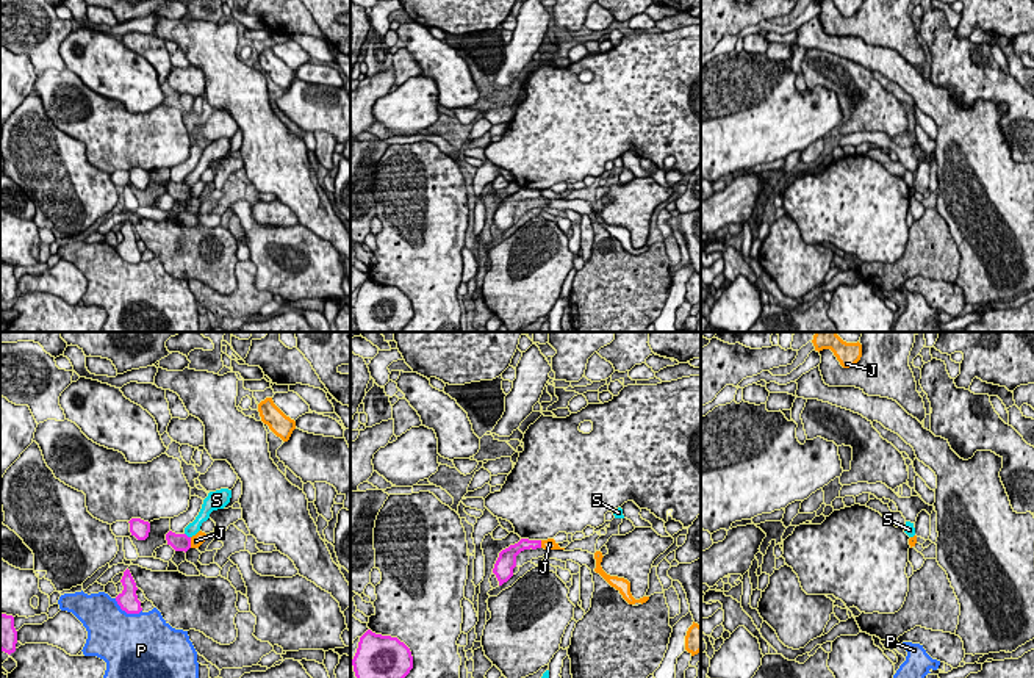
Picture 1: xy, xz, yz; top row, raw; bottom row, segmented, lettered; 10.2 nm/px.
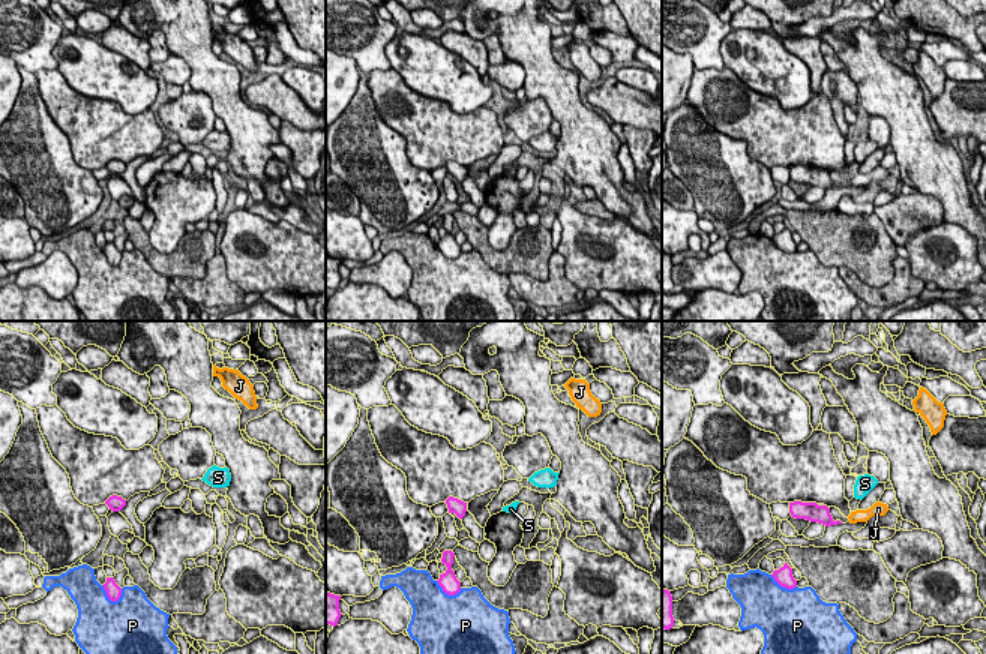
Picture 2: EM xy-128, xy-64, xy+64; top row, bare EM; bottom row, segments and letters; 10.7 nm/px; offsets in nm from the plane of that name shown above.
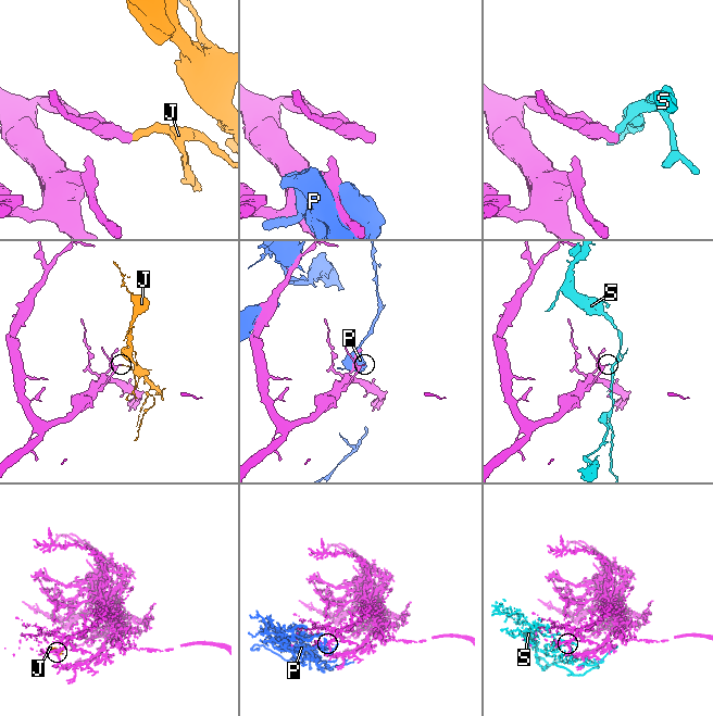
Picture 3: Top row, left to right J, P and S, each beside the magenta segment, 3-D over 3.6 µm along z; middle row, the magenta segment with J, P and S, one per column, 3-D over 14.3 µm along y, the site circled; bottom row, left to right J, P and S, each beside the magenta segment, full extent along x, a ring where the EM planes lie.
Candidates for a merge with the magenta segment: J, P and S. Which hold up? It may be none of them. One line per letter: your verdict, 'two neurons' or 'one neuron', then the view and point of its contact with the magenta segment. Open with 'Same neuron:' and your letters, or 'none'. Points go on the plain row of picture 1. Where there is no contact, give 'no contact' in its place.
Same neuron: none
J: two neurons; meets magenta in xy at (190, 191)
P: two neurons; meets magenta in xy at (127, 262)
S: two neurons; meets magenta in xy at (186, 185)

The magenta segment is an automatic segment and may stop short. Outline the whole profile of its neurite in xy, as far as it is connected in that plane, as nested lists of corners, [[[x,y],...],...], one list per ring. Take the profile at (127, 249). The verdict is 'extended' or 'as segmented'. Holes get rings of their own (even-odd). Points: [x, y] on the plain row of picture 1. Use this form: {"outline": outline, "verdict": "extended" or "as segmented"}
{"outline": [[[128,218],[124,221],[120,232],[124,240],[116,246],[117,254],[127,263],[139,263],[142,257],[136,244],[138,236]]], "verdict": "as segmented"}

